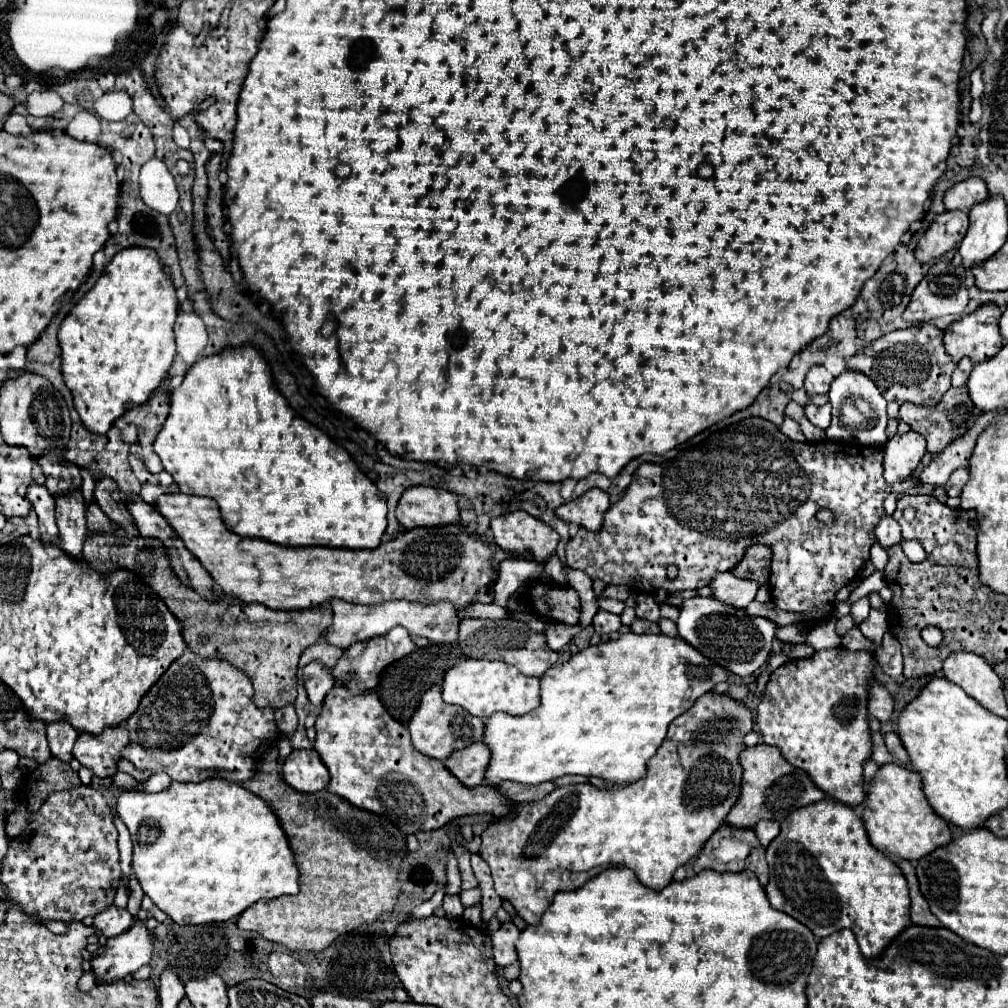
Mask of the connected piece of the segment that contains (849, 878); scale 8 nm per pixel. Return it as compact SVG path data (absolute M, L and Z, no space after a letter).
M824 798L792 812L782 822L780 834L766 848L766 862L770 868L770 882L766 884L770 904L806 924L818 938L850 928L864 956L880 956L886 944L910 924L908 884L900 868L870 844L864 820L858 818L850 806L834 798Z

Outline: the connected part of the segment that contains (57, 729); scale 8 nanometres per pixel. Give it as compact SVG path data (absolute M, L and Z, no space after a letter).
M60 720L60 724L46 724L46 736L50 742L50 750L56 758L70 762L72 760L72 746L78 738L76 728L68 724L68 720Z

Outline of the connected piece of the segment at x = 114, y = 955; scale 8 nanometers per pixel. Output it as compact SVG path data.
M136 918L136 922L128 932L108 938L104 956L92 960L96 982L118 980L146 966L152 958L154 944L156 944L156 936L152 936L146 924Z

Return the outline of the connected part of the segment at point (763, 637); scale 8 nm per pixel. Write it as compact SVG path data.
M688 598L680 606L678 616L678 636L700 650L710 660L718 662L726 670L738 676L750 676L758 672L768 662L768 652L772 648L778 624L762 616L748 616L746 610L720 604L714 598Z

